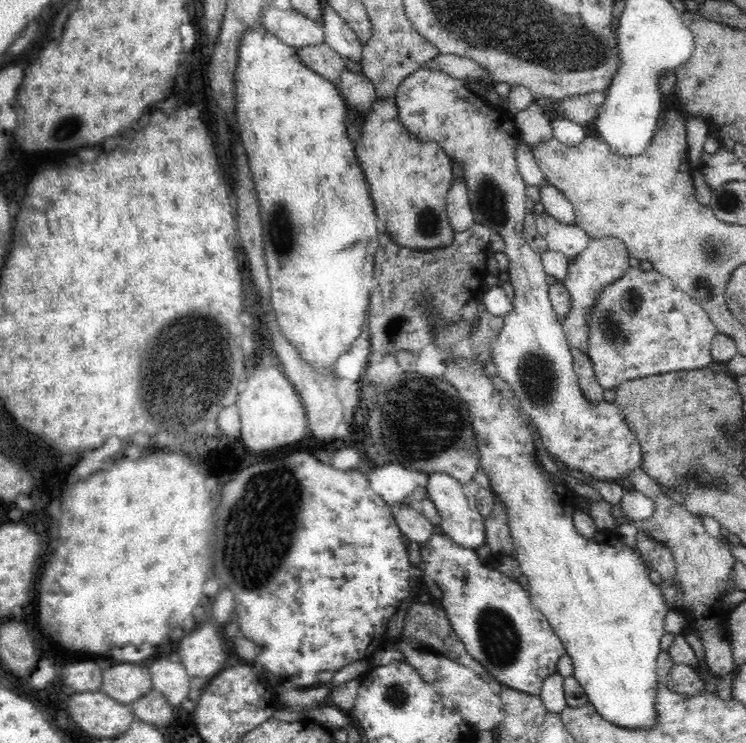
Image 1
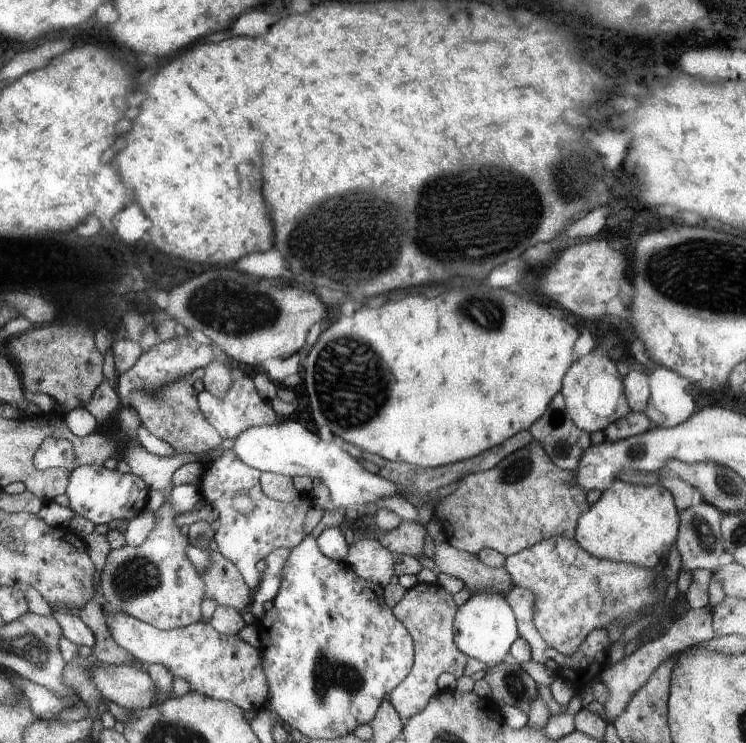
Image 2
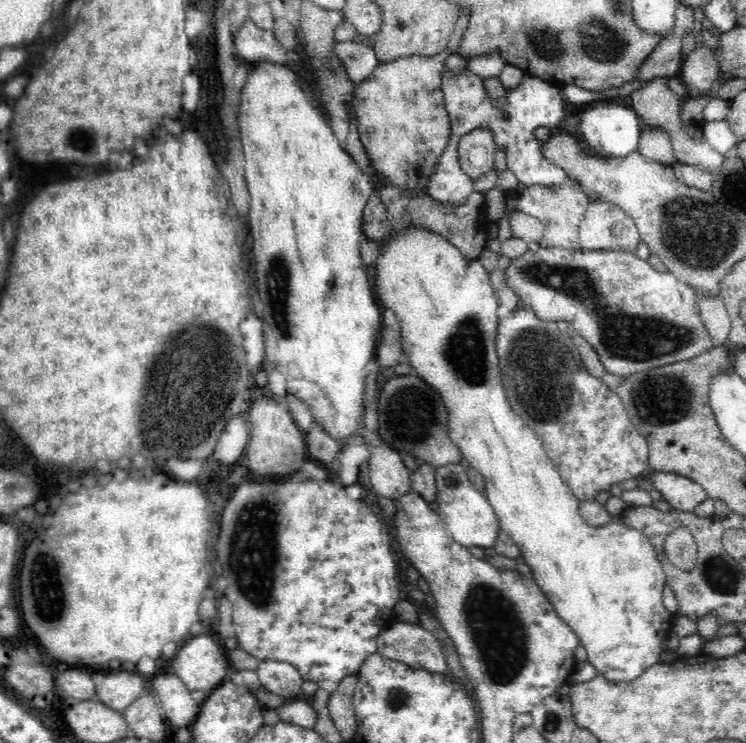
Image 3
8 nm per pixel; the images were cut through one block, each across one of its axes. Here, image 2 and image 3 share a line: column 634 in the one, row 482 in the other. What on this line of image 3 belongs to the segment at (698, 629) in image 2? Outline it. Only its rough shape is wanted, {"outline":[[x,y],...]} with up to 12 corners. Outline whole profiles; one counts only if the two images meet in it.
{"outline":[[654,472],[652,486],[672,510],[694,514],[704,486],[680,474]]}

